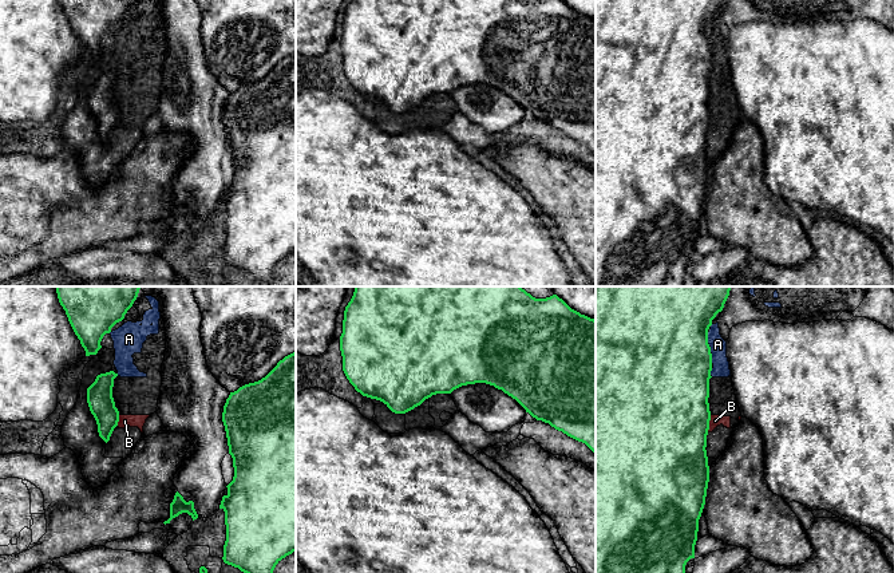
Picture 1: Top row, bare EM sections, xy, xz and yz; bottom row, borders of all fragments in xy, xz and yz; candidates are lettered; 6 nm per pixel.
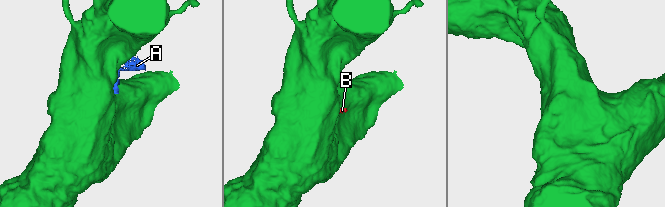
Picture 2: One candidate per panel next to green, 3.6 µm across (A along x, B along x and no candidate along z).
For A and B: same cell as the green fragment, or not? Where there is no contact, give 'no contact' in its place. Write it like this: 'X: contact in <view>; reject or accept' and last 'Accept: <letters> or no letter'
A: contact in yz; reject
B: contact in yz; reject
Accept: no letter

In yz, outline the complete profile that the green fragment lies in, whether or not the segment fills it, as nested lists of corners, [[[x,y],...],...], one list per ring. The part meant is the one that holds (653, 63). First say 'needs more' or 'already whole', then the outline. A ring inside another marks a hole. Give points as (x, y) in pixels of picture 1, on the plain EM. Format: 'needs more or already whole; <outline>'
already whole; [[[596,0],[596,286],[685,286],[685,265],[695,258],[699,220],[701,217],[709,182],[707,135],[709,130],[709,79],[712,54],[708,44],[708,29],[712,20],[723,11],[727,0]]]

